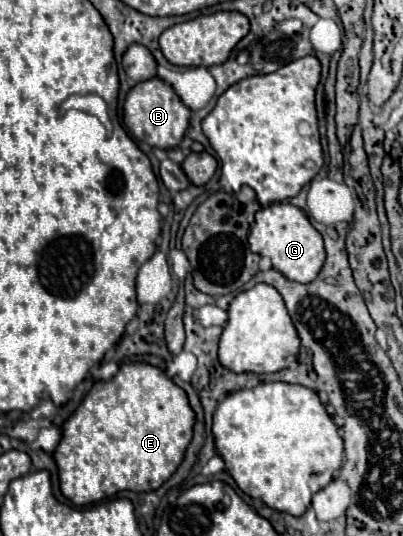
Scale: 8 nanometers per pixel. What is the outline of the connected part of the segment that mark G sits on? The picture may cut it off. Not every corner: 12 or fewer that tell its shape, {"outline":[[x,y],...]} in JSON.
{"outline":[[290,202],[258,210],[248,242],[288,280],[312,282],[322,236]]}

